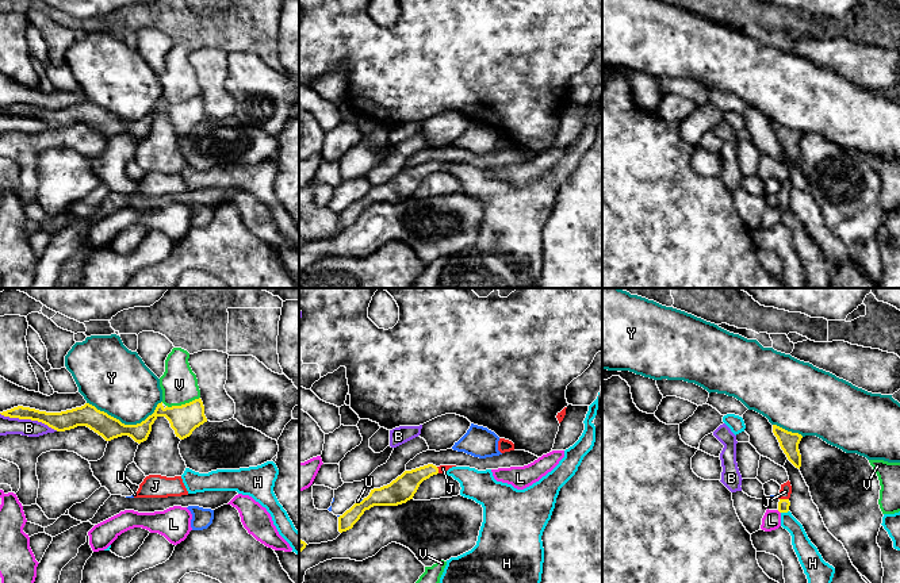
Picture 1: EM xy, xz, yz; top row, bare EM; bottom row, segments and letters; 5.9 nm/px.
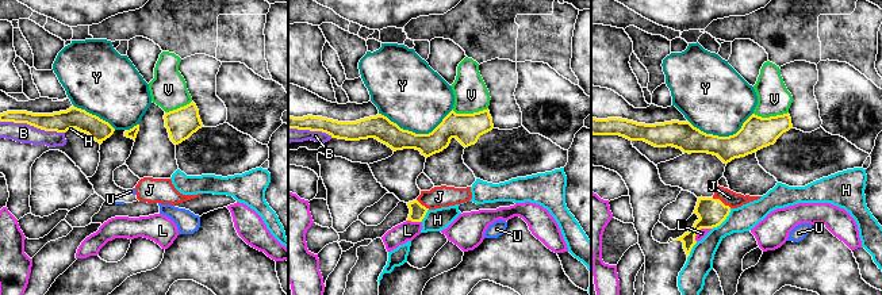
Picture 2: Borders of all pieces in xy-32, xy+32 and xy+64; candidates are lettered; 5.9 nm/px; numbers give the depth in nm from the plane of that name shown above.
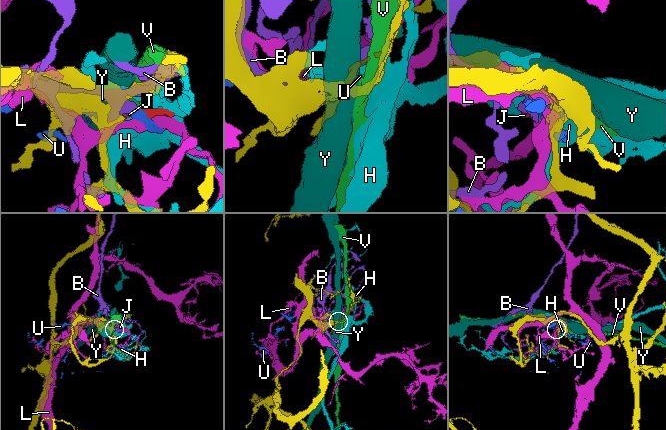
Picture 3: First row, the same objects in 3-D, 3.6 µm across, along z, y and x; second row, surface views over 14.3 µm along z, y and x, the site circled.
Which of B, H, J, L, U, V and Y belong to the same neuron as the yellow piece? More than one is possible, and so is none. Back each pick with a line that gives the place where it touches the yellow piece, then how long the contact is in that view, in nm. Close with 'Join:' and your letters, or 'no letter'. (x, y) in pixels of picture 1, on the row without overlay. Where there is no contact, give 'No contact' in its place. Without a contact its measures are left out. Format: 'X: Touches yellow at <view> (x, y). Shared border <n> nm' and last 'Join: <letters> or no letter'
J: Touches yellow at yz (784, 196). Shared border 60 nm
Join: J

